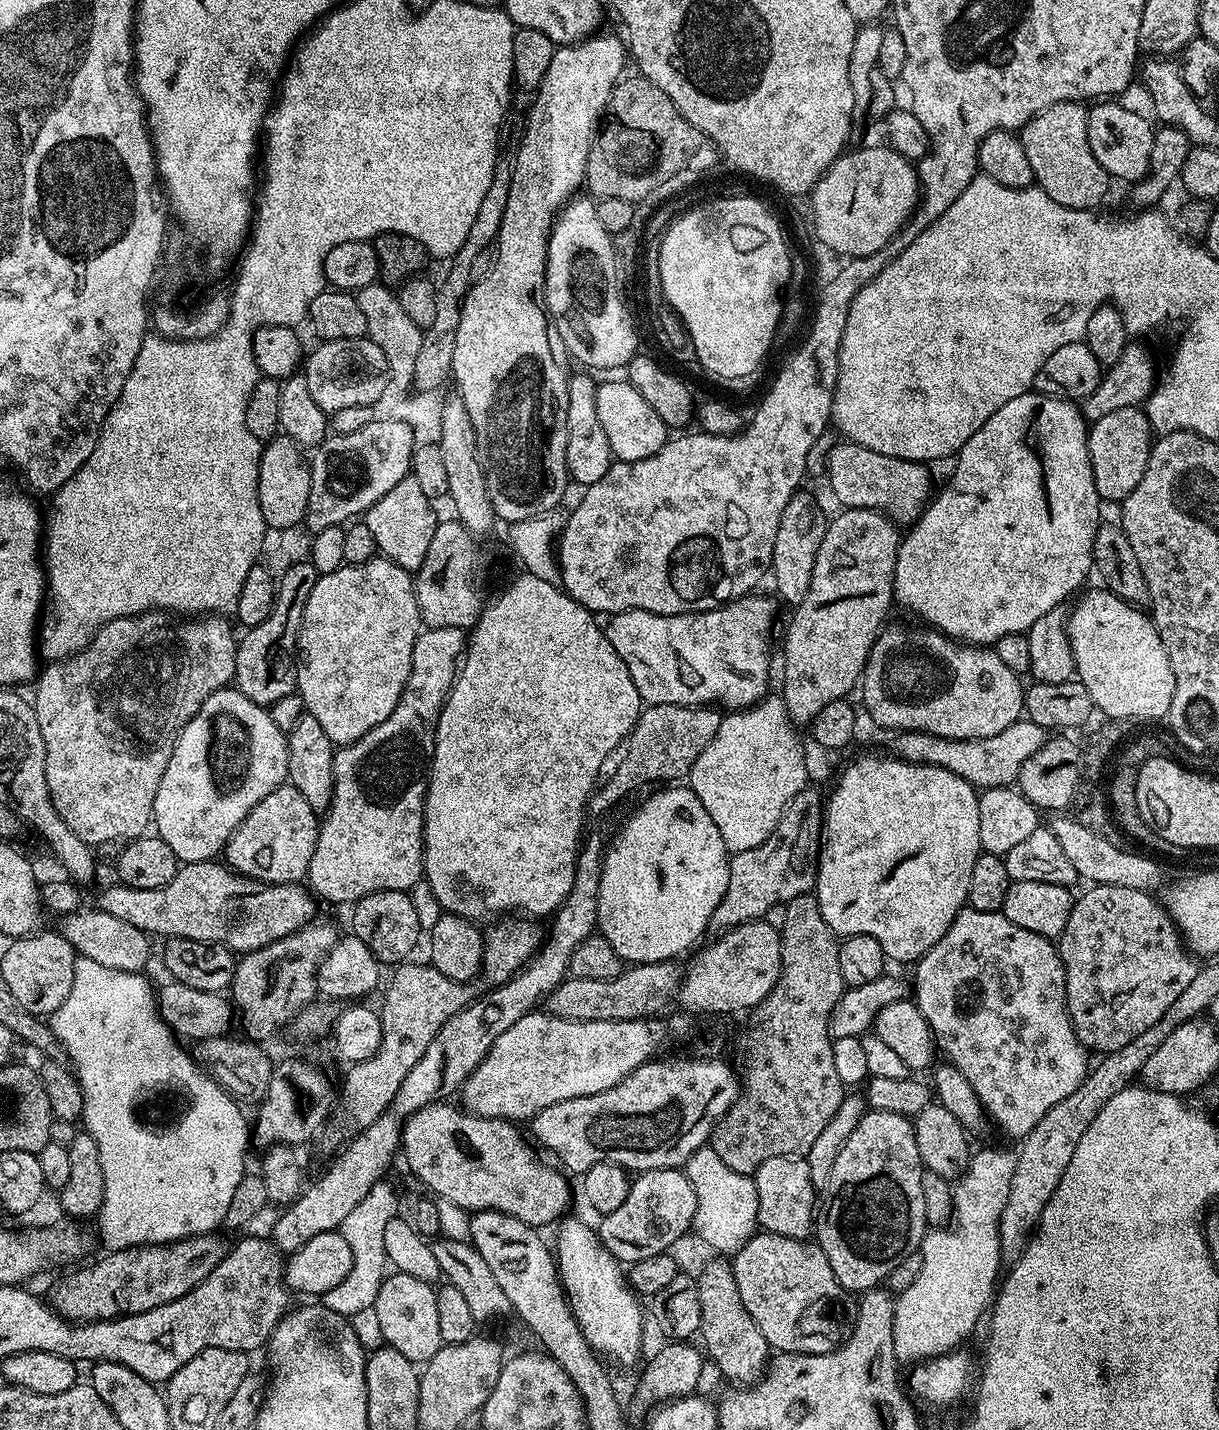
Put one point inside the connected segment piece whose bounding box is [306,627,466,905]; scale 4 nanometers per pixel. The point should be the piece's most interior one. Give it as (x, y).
(372, 839)

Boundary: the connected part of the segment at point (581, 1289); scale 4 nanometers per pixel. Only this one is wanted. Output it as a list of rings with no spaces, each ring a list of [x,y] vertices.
[[[568,1219],[559,1221],[555,1229],[556,1244],[554,1240],[556,1267],[564,1285],[564,1295],[568,1297],[578,1326],[594,1351],[609,1361],[632,1364],[640,1356],[640,1339],[644,1336],[641,1297],[629,1284],[621,1261],[600,1239],[599,1231],[584,1220]]]

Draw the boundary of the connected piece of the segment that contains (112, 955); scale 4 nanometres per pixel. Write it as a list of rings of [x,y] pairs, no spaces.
[[[95,907],[87,908],[59,917],[60,935],[69,940],[80,956],[99,962],[102,966],[110,966],[112,970],[143,973],[148,964],[148,955],[152,952],[153,941],[149,933],[138,930],[138,926],[130,926],[130,922],[122,922],[122,918],[114,918],[114,914],[106,914]]]

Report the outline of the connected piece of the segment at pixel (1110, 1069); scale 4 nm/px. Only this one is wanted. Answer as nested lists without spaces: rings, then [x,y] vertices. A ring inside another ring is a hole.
[[[1153,1026],[1134,1038],[1131,1044],[1103,1055],[1097,1066],[1095,1063],[1082,1086],[1070,1094],[1069,1098],[1064,1098],[1057,1106],[1052,1107],[1034,1130],[1021,1141],[1017,1151],[1015,1173],[1011,1178],[1010,1195],[1000,1219],[1000,1251],[1005,1261],[1015,1261],[1023,1252],[1037,1224],[1040,1223],[1042,1210],[1057,1189],[1066,1166],[1074,1156],[1074,1149],[1089,1129],[1090,1122],[1110,1098],[1135,1081],[1134,1076],[1137,1077],[1143,1071],[1147,1059],[1168,1037],[1164,1034],[1164,1028]]]

